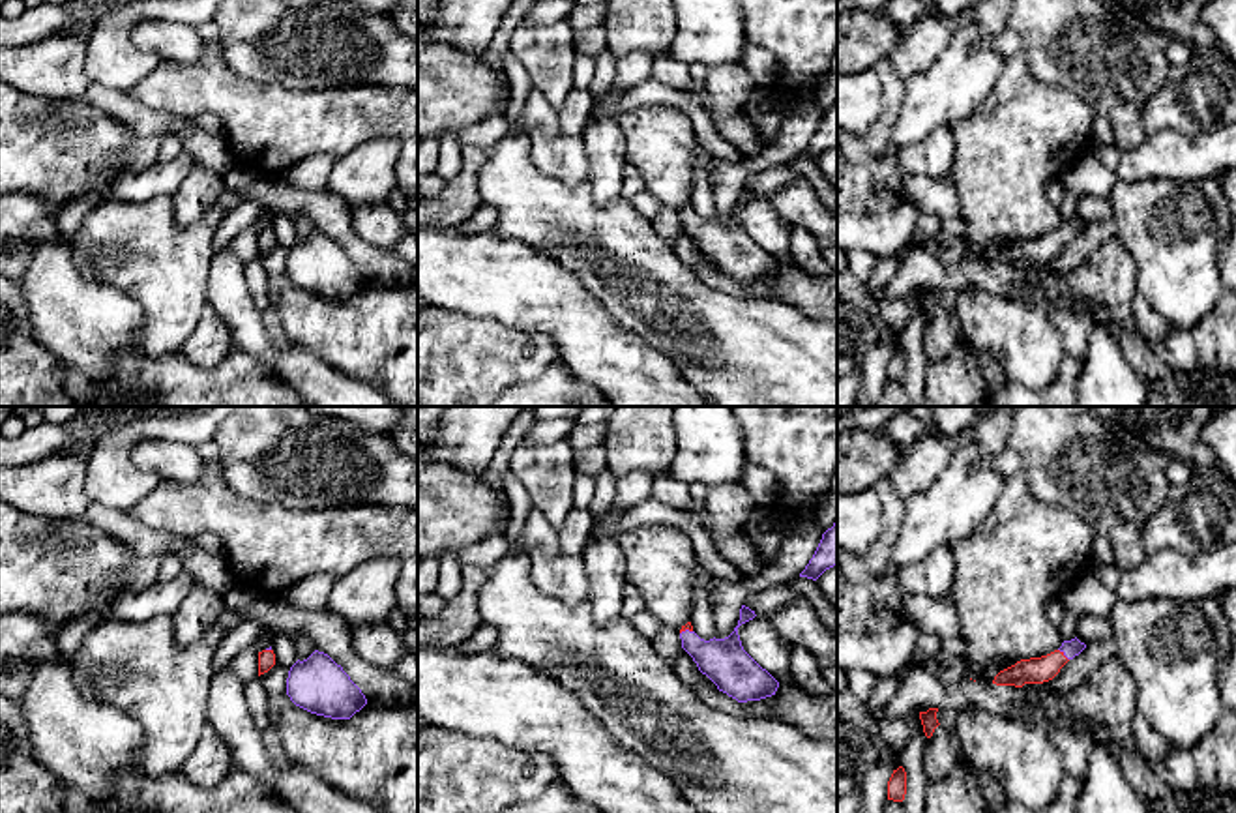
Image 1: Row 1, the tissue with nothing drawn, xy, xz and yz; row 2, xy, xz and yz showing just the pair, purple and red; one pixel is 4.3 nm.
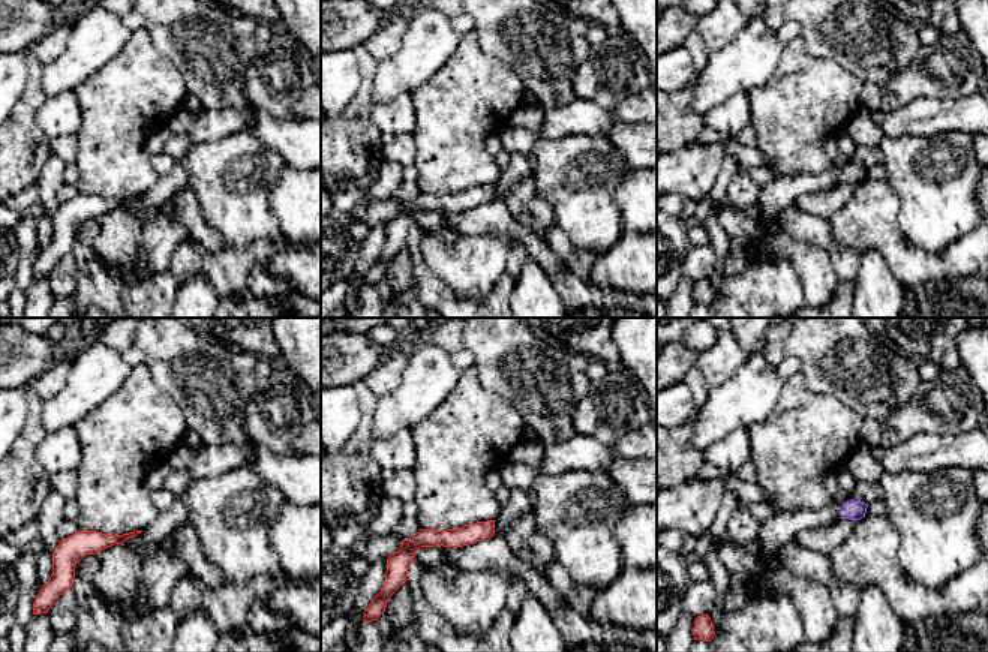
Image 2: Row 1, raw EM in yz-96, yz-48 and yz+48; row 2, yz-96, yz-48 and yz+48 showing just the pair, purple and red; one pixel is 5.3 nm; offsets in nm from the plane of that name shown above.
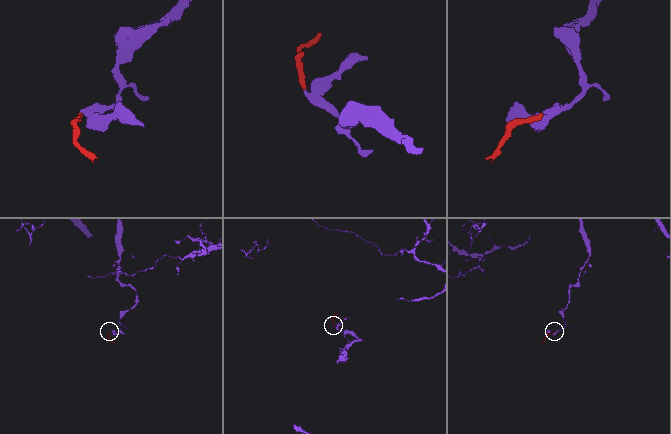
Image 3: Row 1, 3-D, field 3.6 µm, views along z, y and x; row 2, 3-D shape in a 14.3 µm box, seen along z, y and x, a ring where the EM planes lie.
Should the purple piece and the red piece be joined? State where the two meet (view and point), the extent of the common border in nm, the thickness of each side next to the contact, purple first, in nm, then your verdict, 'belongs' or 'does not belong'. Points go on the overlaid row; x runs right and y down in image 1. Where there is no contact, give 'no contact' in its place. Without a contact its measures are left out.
meets purple in yz at (1064, 654); contact 70 nm long; 70 nm thick on the purple side, 110 nm on the other; belongs

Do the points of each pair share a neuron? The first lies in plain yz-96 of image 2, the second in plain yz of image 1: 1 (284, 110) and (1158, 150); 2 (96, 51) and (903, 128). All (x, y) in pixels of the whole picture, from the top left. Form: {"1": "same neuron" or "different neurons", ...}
{"1": "different neurons", "2": "same neuron"}

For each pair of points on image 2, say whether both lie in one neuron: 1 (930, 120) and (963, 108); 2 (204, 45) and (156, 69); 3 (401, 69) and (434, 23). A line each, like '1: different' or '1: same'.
1: same
2: different
3: same

